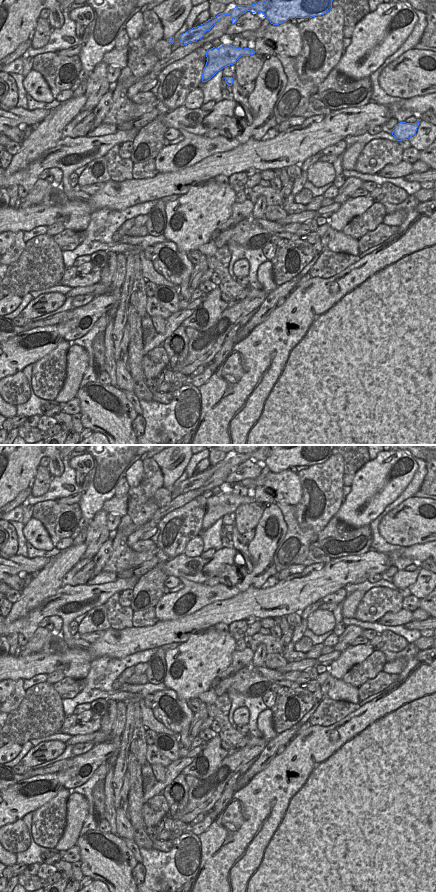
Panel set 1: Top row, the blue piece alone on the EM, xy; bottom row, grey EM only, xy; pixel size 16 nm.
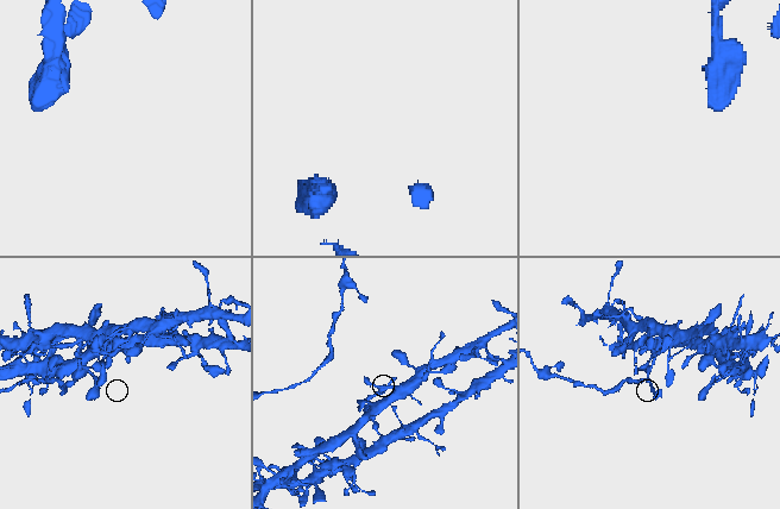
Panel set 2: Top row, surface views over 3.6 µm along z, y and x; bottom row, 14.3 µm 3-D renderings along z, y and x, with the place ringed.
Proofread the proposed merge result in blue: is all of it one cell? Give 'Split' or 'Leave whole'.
Leave whole.

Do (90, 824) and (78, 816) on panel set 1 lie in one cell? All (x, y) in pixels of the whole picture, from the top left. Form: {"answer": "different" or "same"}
{"answer": "different"}

